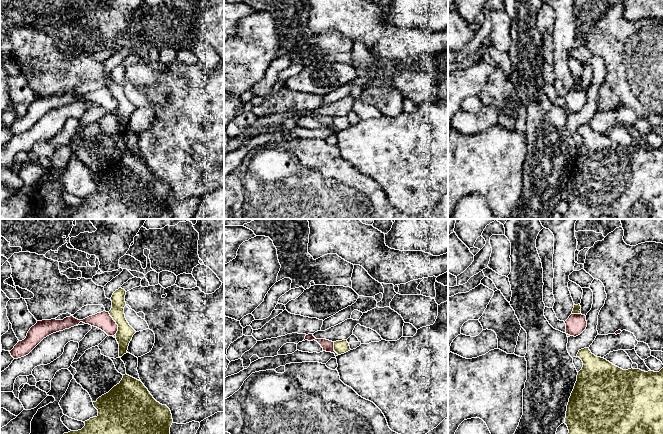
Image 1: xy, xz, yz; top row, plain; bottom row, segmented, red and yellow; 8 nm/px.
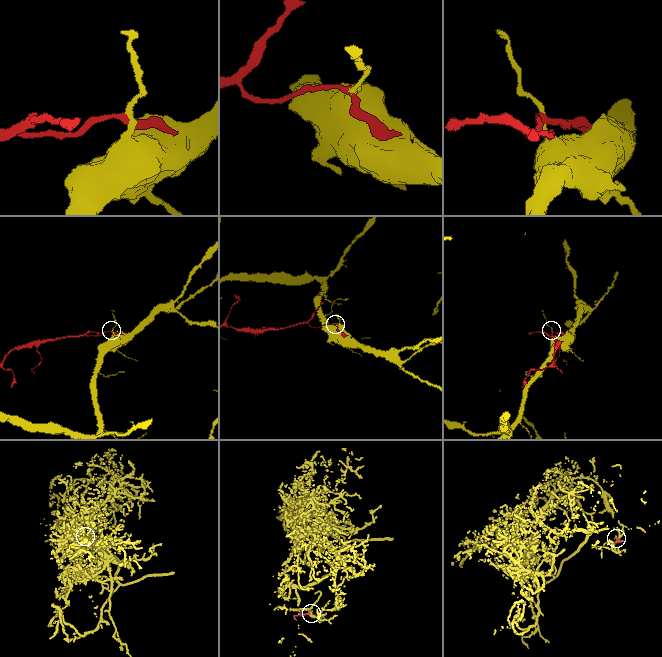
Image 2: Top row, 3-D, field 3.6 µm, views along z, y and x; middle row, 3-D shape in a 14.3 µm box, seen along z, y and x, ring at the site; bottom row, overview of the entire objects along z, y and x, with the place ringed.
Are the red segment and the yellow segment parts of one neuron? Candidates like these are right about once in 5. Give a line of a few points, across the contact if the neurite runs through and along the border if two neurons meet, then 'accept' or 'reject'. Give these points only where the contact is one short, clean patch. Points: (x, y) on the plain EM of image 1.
line xy (108, 88), (117, 101), (116, 109); reject

